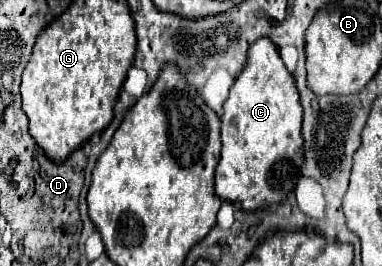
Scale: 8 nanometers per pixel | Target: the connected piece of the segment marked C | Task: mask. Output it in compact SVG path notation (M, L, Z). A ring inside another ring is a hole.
M270 38L256 40L248 50L248 60L221 116L221 156L216 166L216 194L222 200L240 202L244 210L280 204L298 182L302 162L292 162L302 150L302 106L294 76L286 70L278 48ZM280 162L280 168L274 168Z

